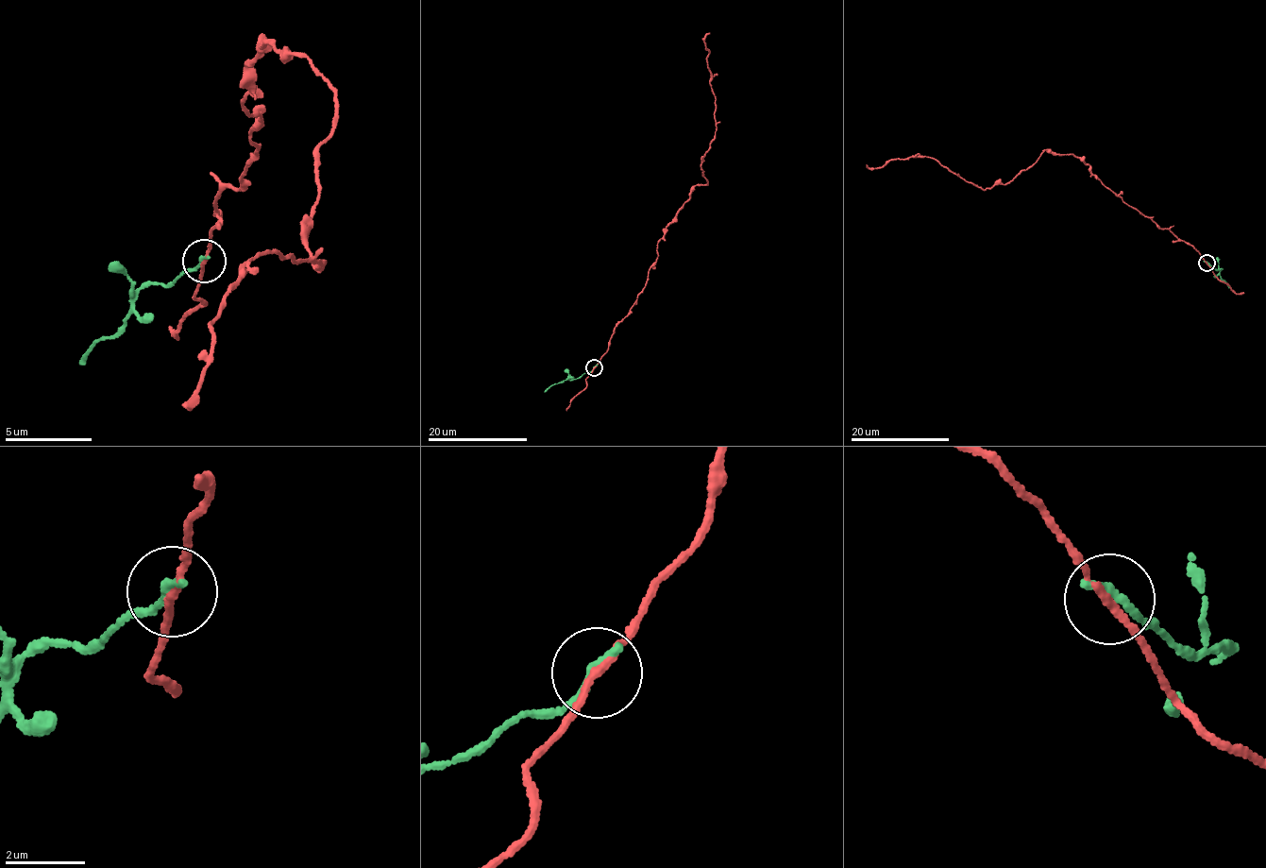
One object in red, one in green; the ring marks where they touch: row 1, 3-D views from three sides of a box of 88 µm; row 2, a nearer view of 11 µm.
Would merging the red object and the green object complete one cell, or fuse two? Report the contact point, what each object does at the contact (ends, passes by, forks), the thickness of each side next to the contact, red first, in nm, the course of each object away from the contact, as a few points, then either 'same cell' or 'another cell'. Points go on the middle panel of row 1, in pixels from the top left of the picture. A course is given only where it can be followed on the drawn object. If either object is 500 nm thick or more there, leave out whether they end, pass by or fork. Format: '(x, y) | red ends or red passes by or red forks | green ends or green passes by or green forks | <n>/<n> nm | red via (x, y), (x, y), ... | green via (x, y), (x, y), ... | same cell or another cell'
(594, 367) | red passes by | green ends | 160/260 nm | red via (595, 367), (646, 283), (666, 225), (690, 192), (708, 182), (701, 158), (717, 127), (704, 41), (709, 32) | green via (595, 367), (578, 378), (560, 382), (544, 392) | another cell

